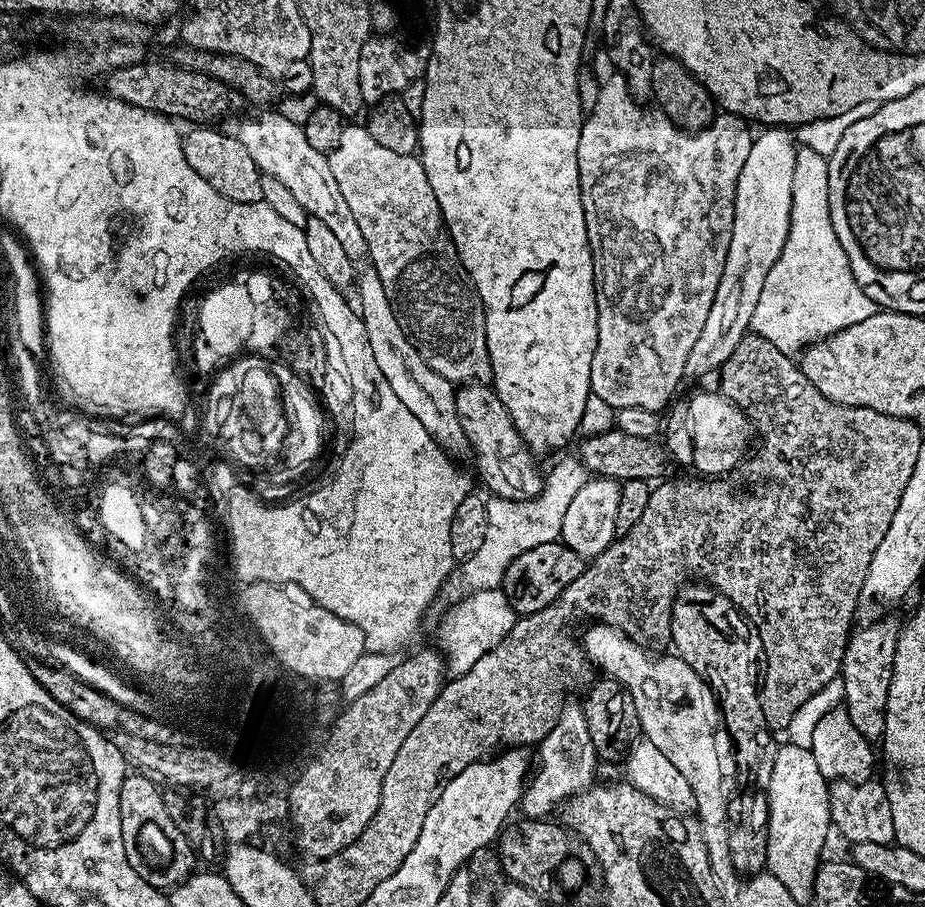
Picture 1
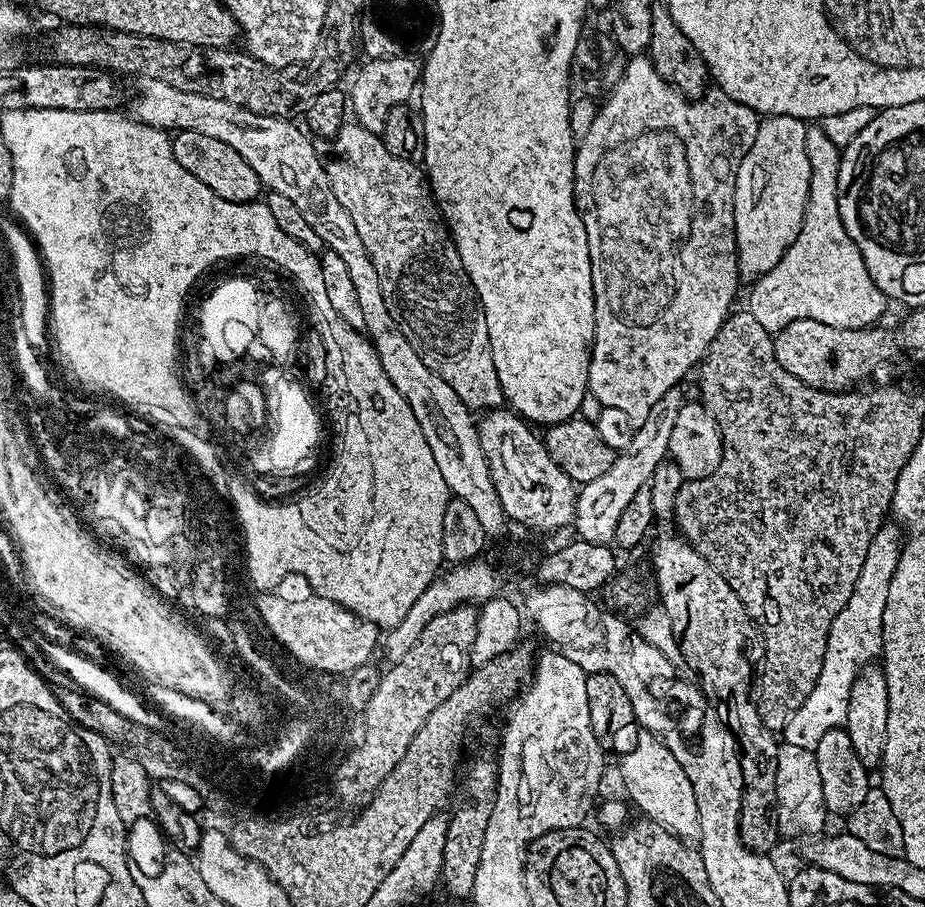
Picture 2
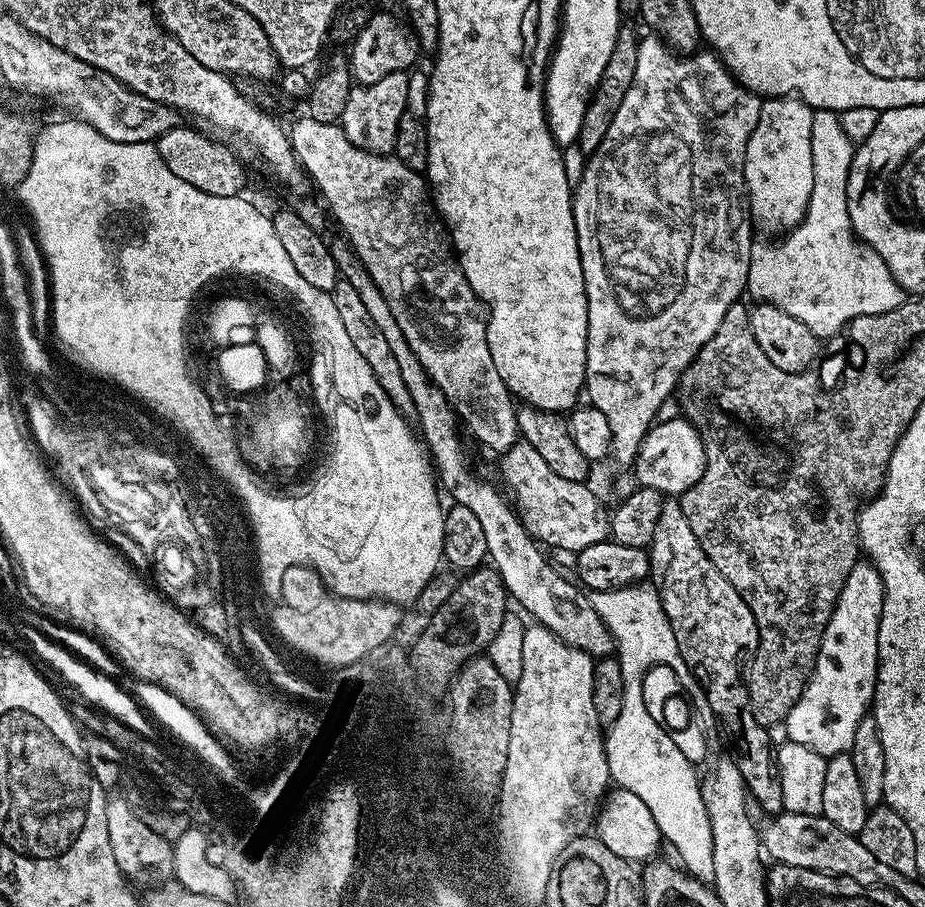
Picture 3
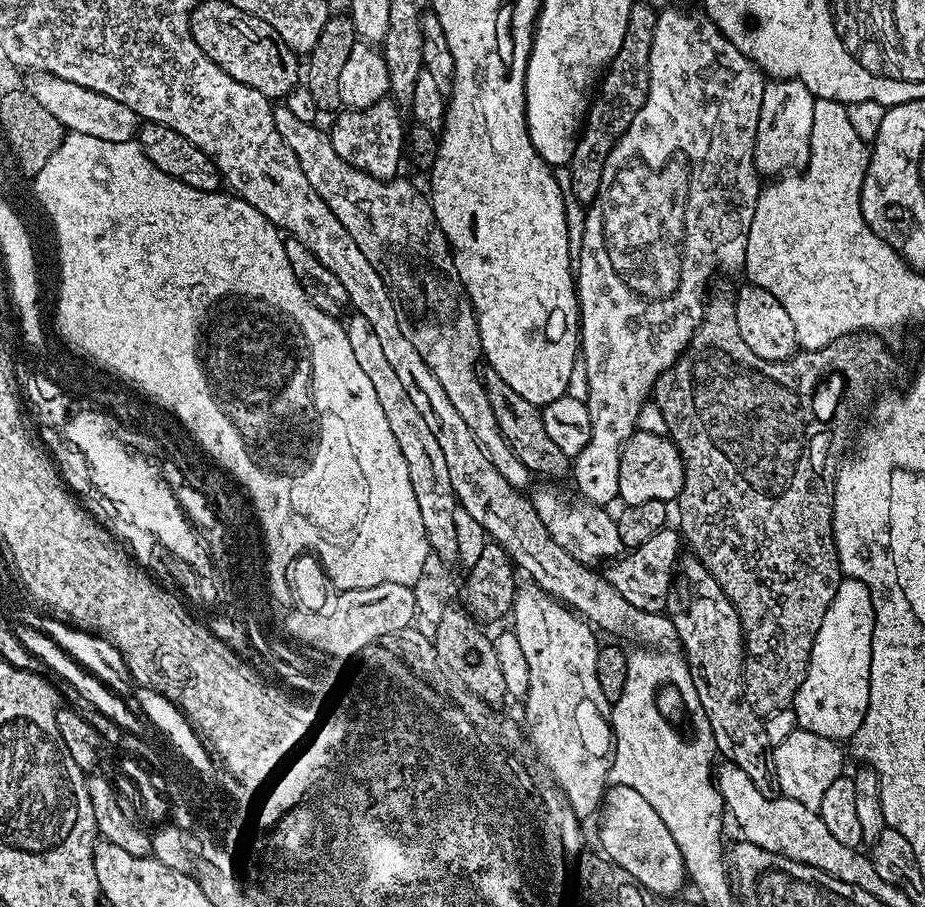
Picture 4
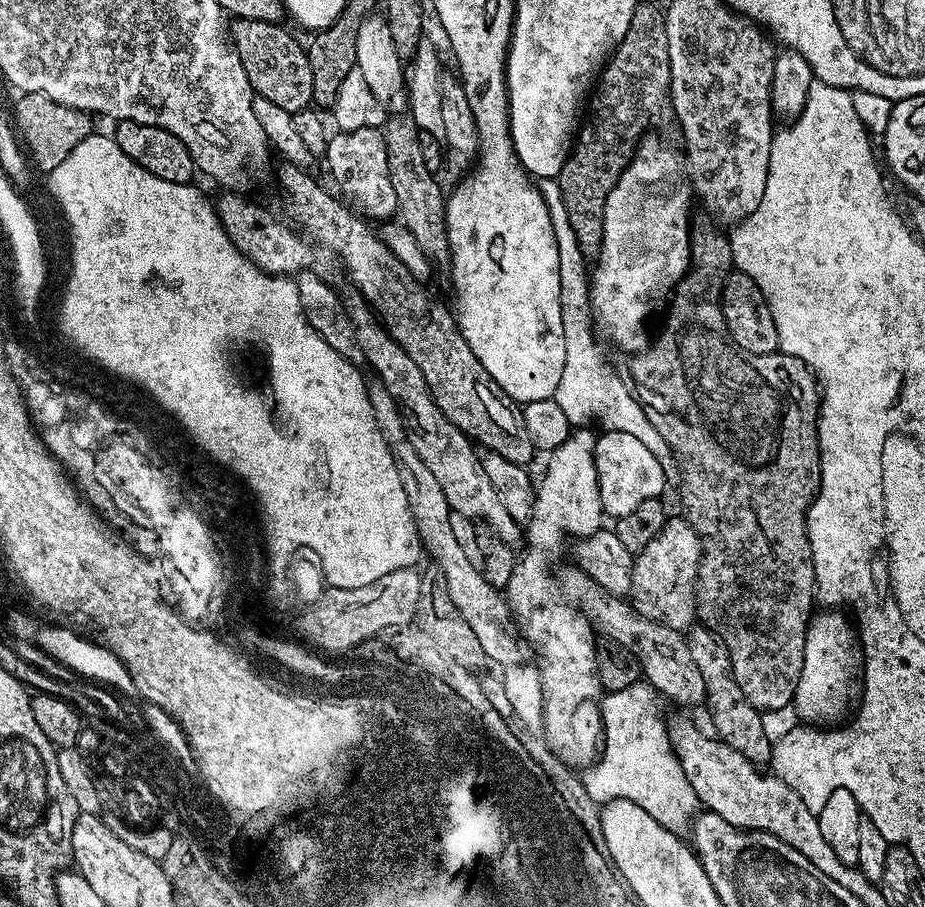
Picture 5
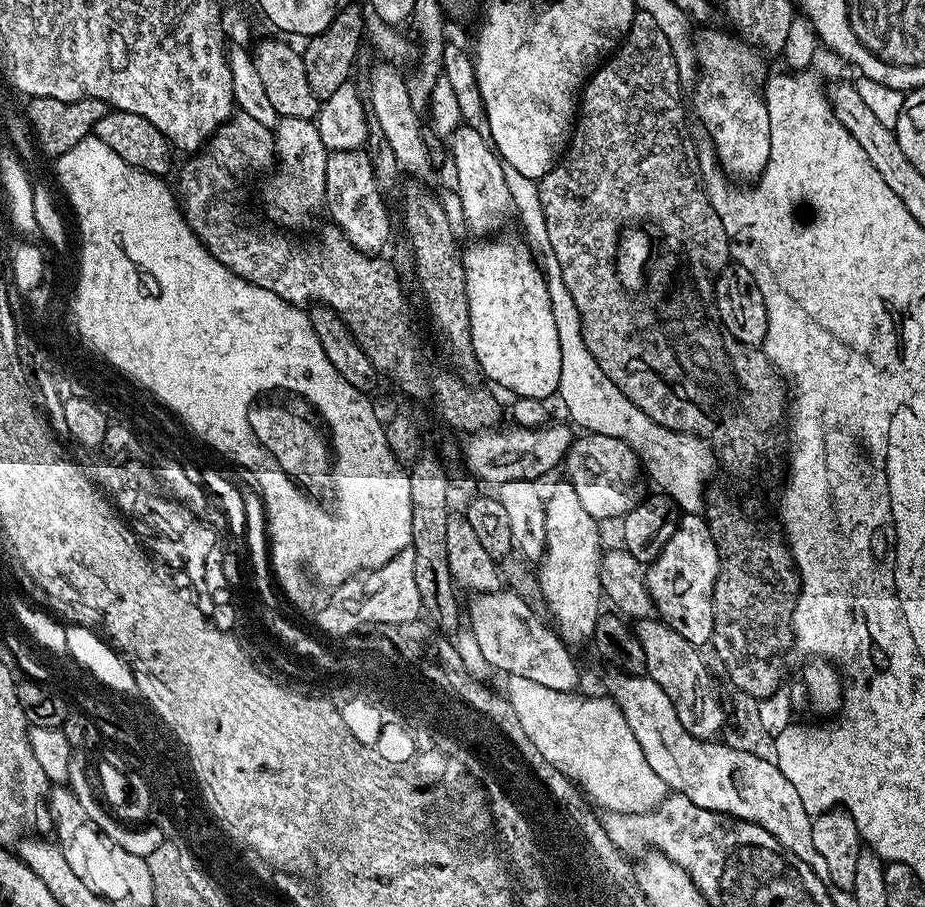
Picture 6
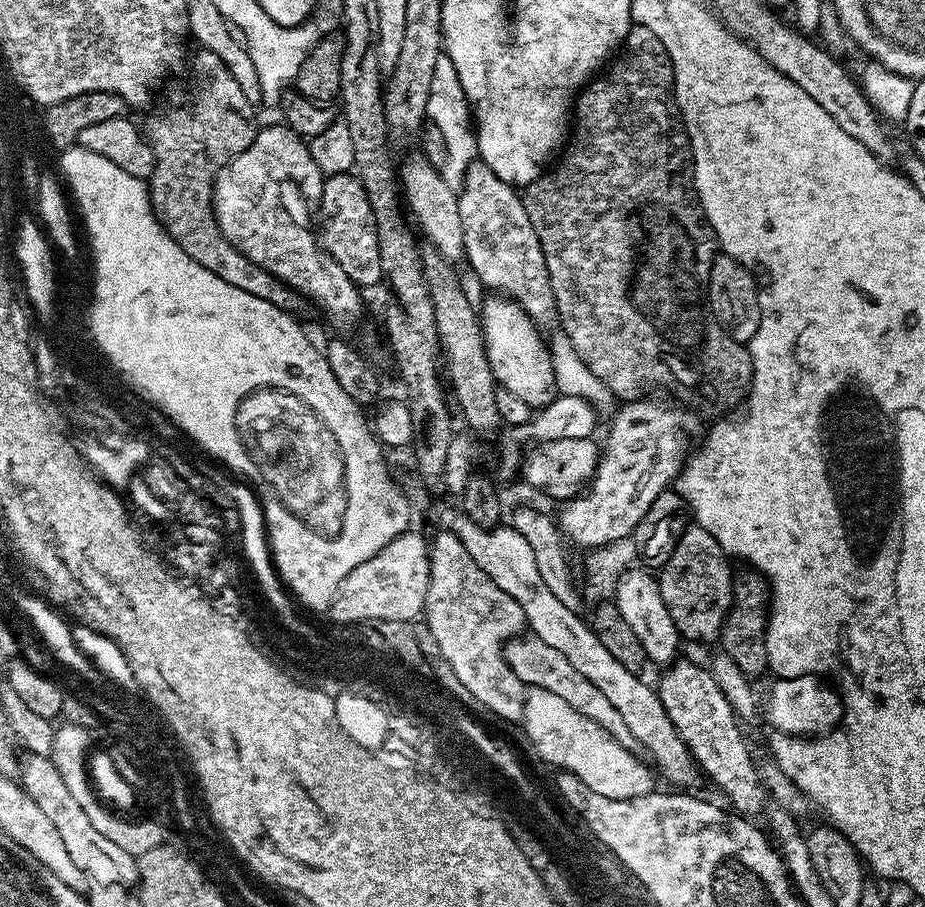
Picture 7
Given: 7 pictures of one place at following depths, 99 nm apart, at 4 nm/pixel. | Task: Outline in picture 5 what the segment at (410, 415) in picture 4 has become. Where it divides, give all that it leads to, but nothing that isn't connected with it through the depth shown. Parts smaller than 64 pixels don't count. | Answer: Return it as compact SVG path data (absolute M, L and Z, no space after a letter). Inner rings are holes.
M369 379L367 386L374 418L396 458L398 474L406 490L406 502L410 502L410 510L416 523L416 532L420 536L421 545L426 549L427 555L428 552L432 555L431 561L439 566L442 574L446 574L446 590L450 590L450 598L453 599L454 606L458 606L458 612L462 614L462 618L470 622L470 628L477 635L478 642L482 642L482 650L493 665L496 663L500 664L499 666L507 666L519 661L521 659L521 637L518 635L514 615L505 593L488 583L483 571L476 568L470 562L470 558L466 558L466 550L462 550L462 545L454 536L452 508L446 500L441 483L434 478L433 471L418 456L414 448L413 434L406 423L401 404L391 396L390 391L386 390L386 386L380 379Z

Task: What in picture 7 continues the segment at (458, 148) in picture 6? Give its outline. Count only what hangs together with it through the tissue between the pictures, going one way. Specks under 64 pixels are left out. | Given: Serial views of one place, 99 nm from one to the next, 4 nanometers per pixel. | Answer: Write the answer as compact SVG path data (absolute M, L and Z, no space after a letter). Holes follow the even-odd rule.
M477 158L465 172L465 182L458 193L460 197L460 213L462 214L462 238L464 239L464 260L472 267L472 272L493 293L503 294L516 301L531 320L543 322L552 320L554 301L552 287L546 270L546 258L542 254L542 246L538 234L534 234L534 226L524 209L521 193L515 187L498 178L490 166Z

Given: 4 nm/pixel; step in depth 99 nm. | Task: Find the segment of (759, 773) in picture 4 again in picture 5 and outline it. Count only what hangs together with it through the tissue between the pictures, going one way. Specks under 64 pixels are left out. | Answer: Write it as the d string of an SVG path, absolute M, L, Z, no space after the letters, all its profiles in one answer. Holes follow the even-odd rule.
M693 627L687 633L686 639L690 646L690 655L694 658L694 662L698 662L698 671L702 673L704 704L712 715L712 724L716 727L715 735L734 750L738 750L738 754L742 754L742 758L746 758L750 763L757 766L767 765L772 759L773 741L768 740L768 732L764 729L765 717L757 712L754 706L750 706L742 690L738 690L738 682L734 682L730 654L726 650L724 641L713 629L711 632L708 628L700 627Z

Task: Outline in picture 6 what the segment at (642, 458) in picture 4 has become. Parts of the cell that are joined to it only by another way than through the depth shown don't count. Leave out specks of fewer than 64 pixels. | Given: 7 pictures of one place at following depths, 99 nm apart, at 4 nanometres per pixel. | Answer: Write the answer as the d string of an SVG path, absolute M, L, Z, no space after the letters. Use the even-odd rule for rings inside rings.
M597 432L577 435L564 456L562 472L568 475L565 477L567 483L572 485L574 494L578 494L582 510L597 521L615 515L624 516L642 499L642 491L636 485L640 472L642 476L640 458L625 440Z

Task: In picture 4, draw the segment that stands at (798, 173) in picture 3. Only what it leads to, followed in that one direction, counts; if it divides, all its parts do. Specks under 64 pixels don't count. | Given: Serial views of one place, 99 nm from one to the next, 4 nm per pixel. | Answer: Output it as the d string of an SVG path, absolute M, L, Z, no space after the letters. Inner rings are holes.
M769 79L763 88L755 135L754 162L762 176L787 173L794 164L805 165L809 158L810 138L813 134L815 96L802 82L794 79Z

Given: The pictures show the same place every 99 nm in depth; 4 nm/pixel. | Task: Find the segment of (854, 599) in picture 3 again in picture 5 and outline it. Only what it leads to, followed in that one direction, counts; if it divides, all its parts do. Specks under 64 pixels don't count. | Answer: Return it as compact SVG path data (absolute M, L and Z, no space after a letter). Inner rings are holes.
M824 610L808 625L802 674L794 709L808 726L836 726L849 719L862 691L862 640L858 628L840 610Z

